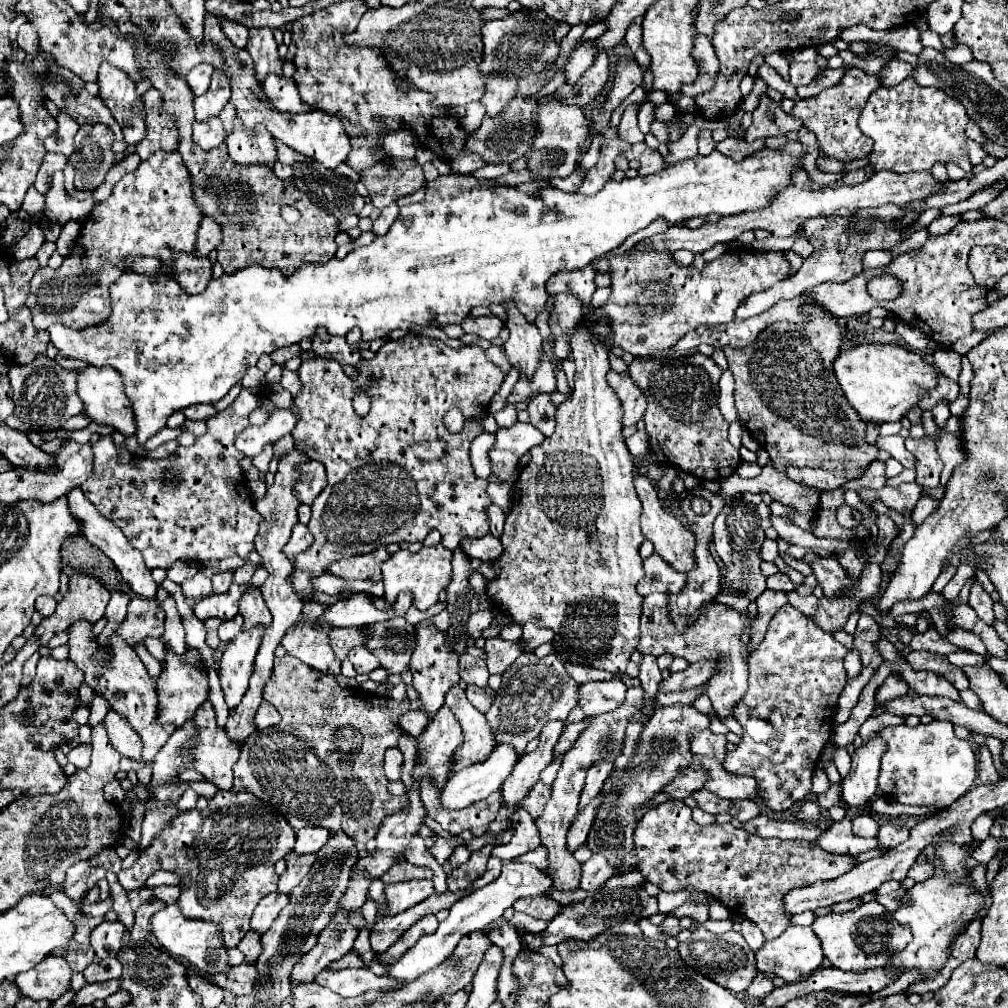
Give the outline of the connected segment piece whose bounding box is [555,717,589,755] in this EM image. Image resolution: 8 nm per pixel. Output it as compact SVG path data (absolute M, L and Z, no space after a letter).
M585 717L583 721L579 723L571 723L565 727L565 731L561 733L559 741L557 741L557 747L555 747L555 755L561 755L565 751L569 751L569 747L573 747L573 743L577 741L577 735L583 731L583 727L589 725L589 717Z

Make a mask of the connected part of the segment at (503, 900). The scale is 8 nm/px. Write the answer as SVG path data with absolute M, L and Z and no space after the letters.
M507 863L501 871L501 875L485 885L483 889L475 889L471 895L459 899L457 903L453 903L453 907L449 909L449 917L445 921L439 923L437 931L433 935L425 935L423 939L419 939L397 963L393 963L391 971L389 971L389 977L397 977L403 985L405 983L411 983L413 979L417 979L417 975L423 975L425 971L437 967L443 963L443 959L457 947L457 943L471 931L479 931L483 929L485 925L497 921L503 911L507 907L511 907L517 899L523 899L523 897L535 897L535 895L543 895L545 891L551 889L551 875L547 871L541 871L537 869L535 865L531 863Z

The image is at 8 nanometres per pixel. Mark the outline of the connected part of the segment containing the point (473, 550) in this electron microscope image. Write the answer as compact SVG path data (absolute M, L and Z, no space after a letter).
M491 533L479 539L463 539L461 549L471 557L471 559L481 559L481 561L495 561L503 555L503 545L499 537L493 537Z

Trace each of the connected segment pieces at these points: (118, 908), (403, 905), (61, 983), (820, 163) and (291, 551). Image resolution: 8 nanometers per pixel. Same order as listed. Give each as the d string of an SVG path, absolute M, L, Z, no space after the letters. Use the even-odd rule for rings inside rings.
M107 873L107 881L109 881L109 887L111 887L111 897L113 897L113 911L117 913L119 921L127 927L127 931L133 929L133 923L135 923L135 913L129 905L129 899L127 899L127 891L121 887L121 883L117 881L117 875L115 873Z
M423 879L423 881L403 881L403 883L393 883L385 887L385 899L387 907L381 909L385 917L393 917L397 913L403 913L405 909L421 903L429 895L433 895L433 883Z
M49 957L33 971L17 975L15 983L25 997L55 1001L71 989L71 973L63 957Z
M819 157L816 161L817 168L824 173L838 173L840 171L851 171L853 169L859 169L869 163L869 158L850 161L843 163L835 159Z
M297 523L297 525L293 527L291 539L289 539L289 543L285 545L283 551L285 551L285 555L287 555L289 559L295 559L299 553L303 553L307 547L311 547L311 543L313 543L313 535L309 533L307 525Z

